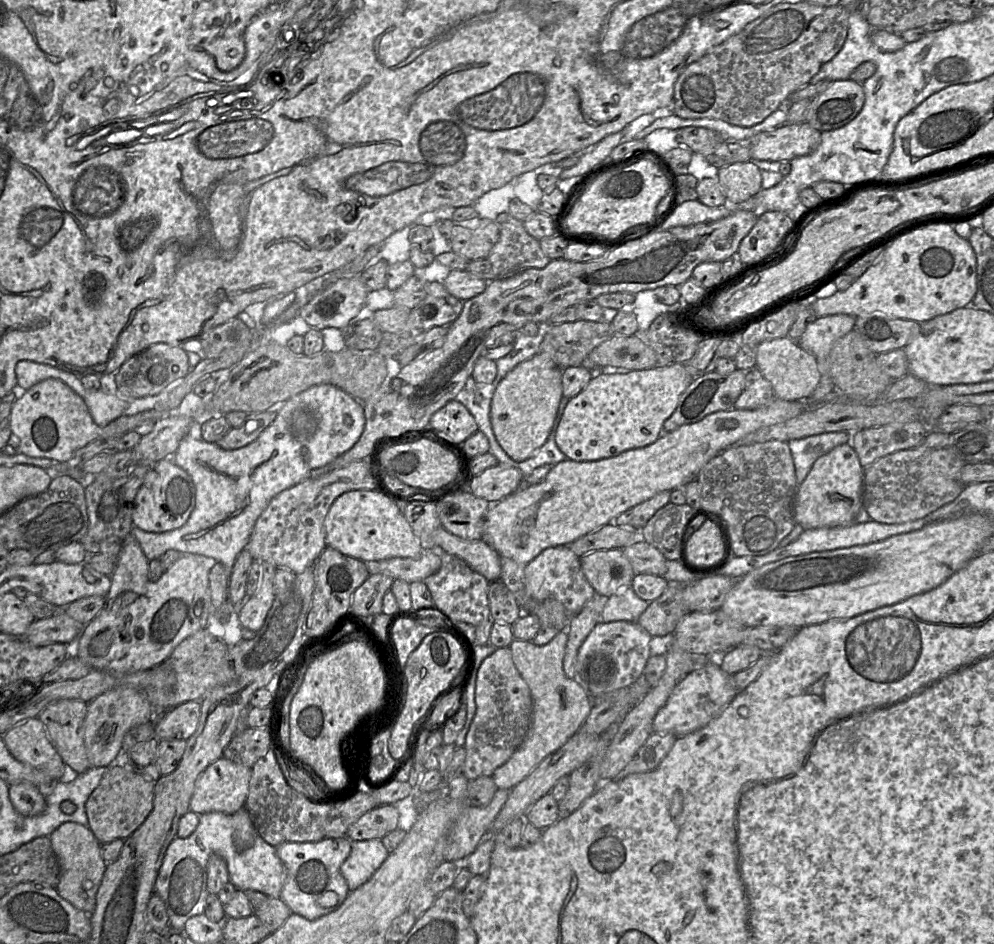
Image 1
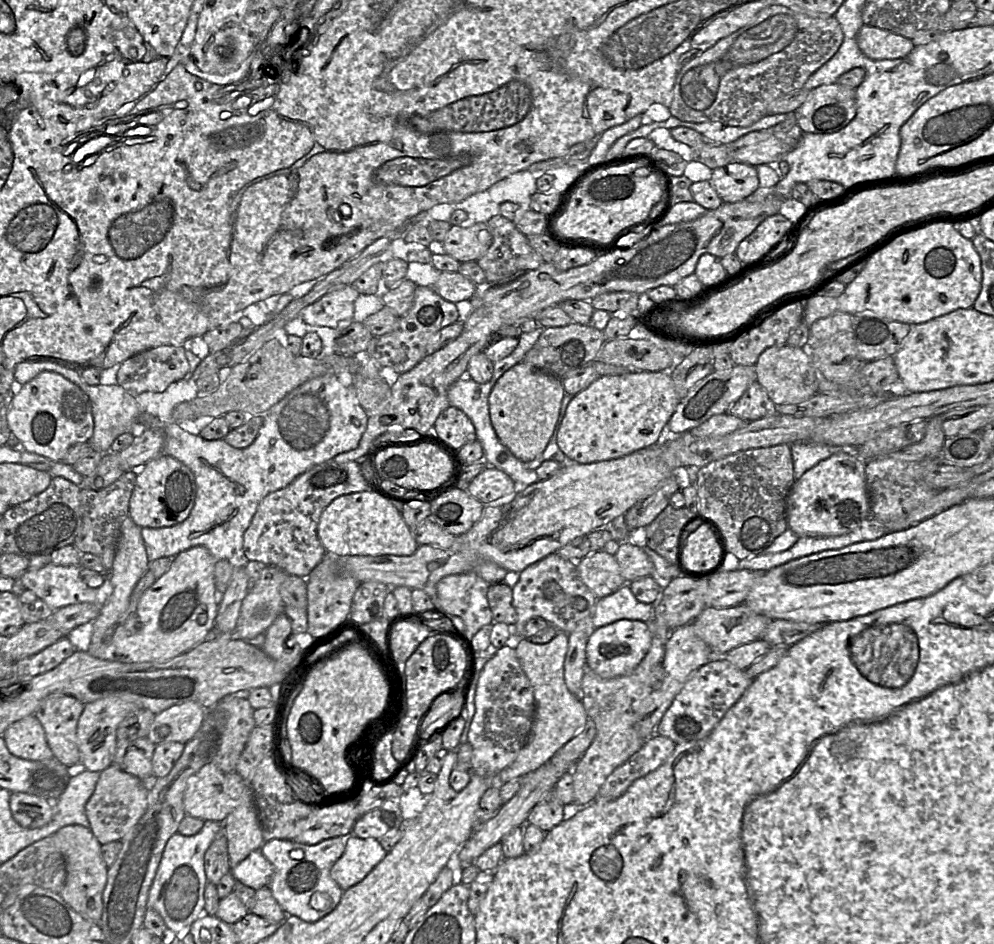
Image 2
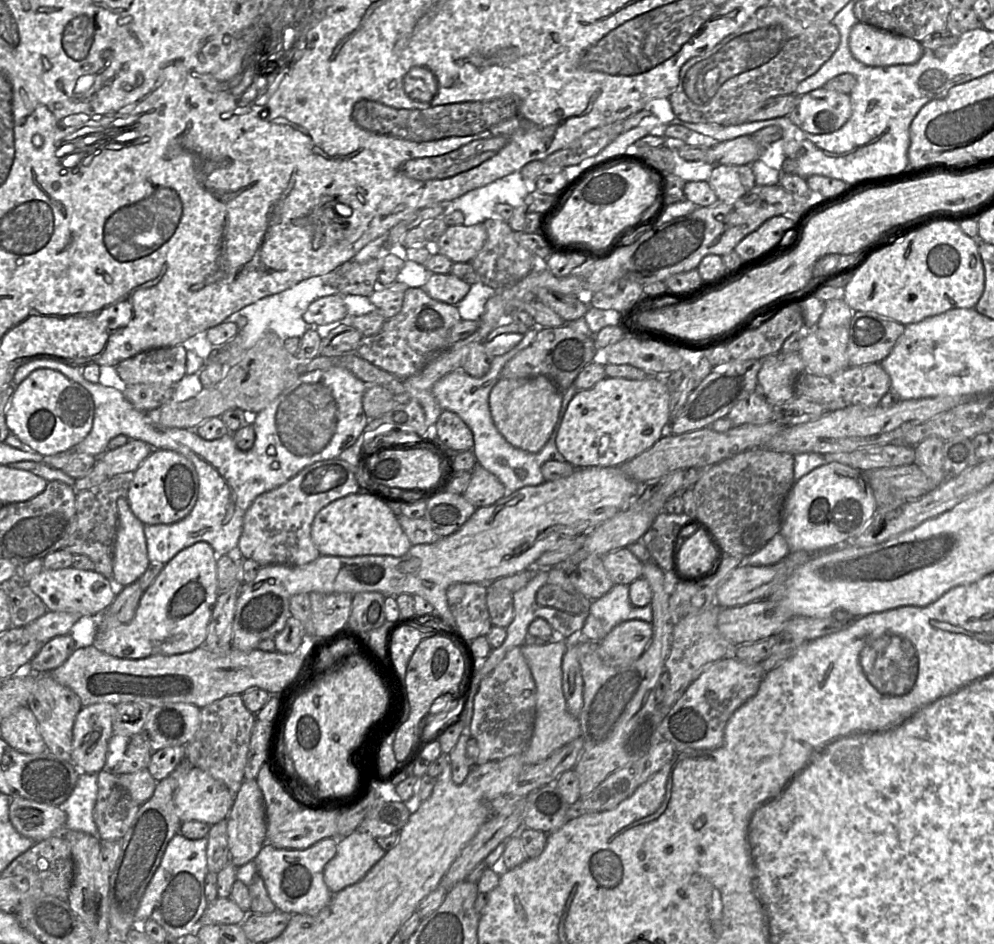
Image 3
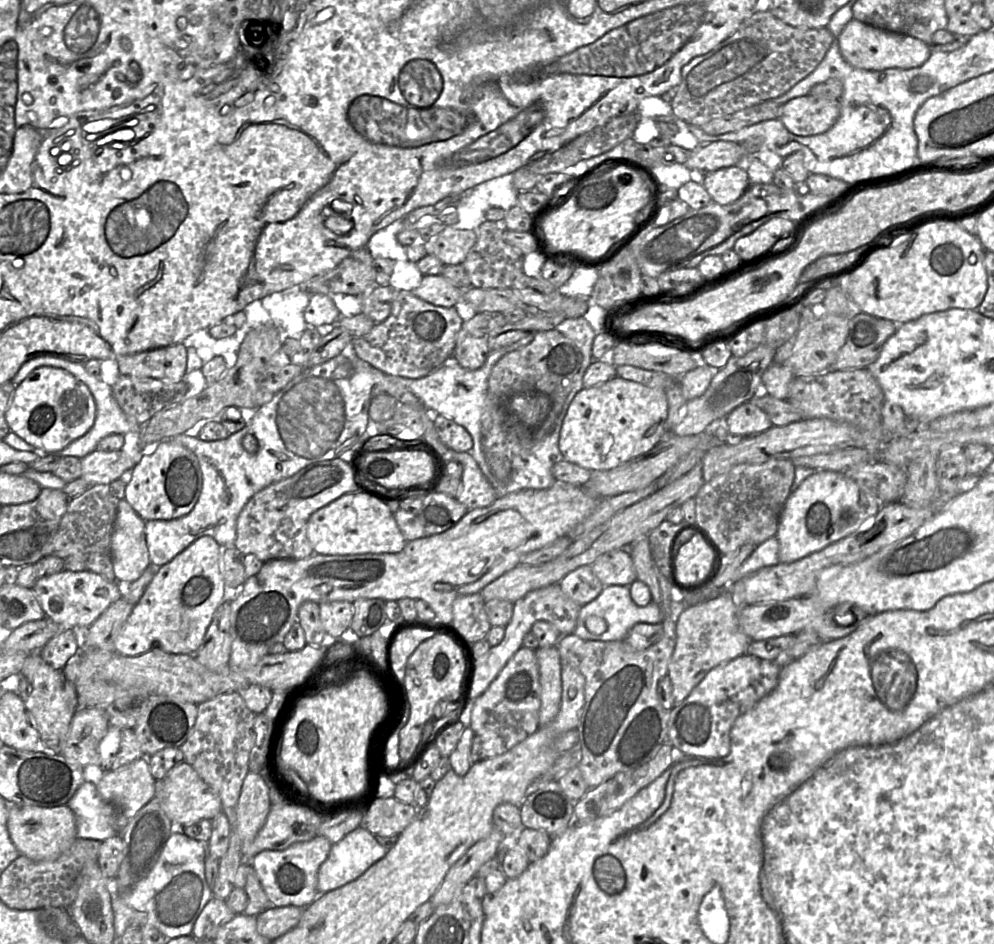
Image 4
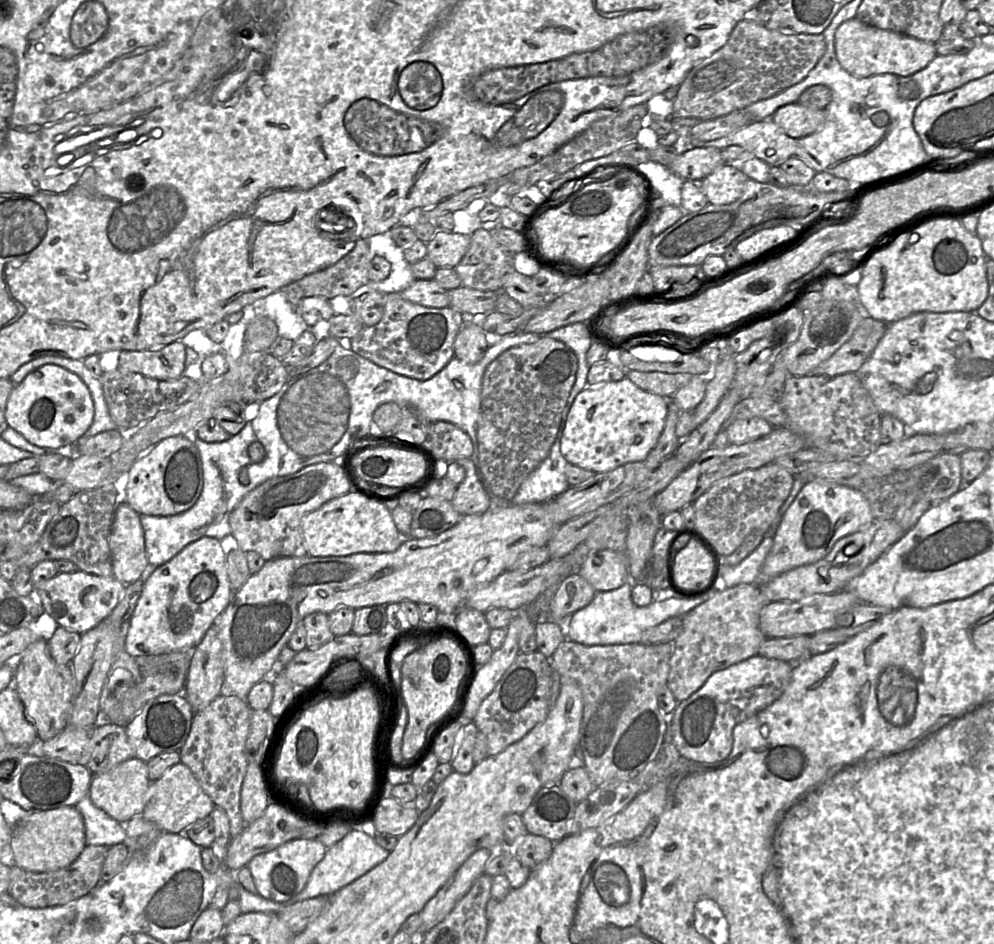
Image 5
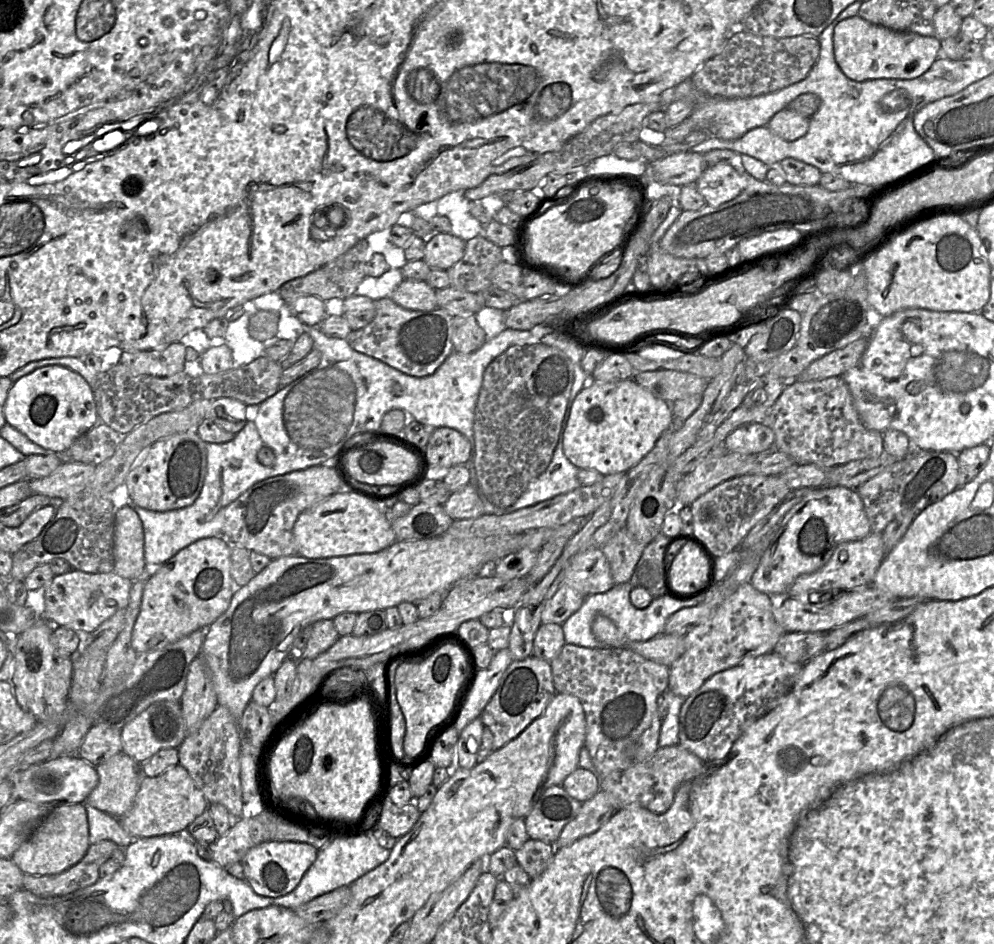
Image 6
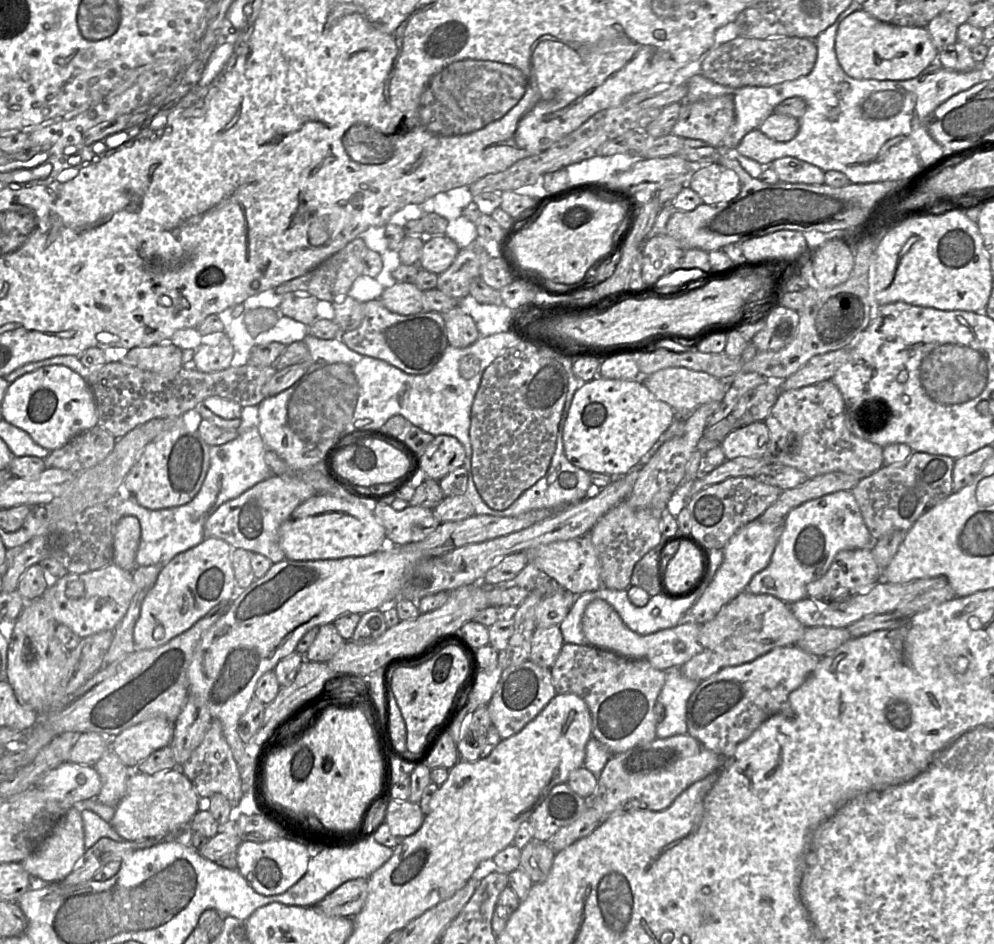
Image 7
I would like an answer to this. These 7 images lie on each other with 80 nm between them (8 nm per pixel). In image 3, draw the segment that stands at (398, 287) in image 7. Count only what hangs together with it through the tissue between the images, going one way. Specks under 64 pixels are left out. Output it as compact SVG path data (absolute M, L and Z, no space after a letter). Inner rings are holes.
M431 274L423 290L433 299L456 305L470 291L470 285L453 274Z

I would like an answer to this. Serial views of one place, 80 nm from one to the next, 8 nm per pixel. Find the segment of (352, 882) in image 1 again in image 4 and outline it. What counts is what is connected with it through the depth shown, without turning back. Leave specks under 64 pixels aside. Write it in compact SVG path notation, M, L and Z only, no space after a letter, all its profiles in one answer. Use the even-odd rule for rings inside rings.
M364 826L347 834L339 842L332 844L327 859L321 864L317 875L317 891L323 895L341 888L363 875L374 863L382 859L388 851L381 846L376 837Z

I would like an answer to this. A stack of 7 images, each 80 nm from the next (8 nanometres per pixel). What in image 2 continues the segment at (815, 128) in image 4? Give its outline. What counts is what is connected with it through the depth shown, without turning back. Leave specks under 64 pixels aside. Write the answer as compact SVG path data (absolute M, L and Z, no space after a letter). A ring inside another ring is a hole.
M837 83L814 88L795 111L803 133L837 132L847 126L856 113L856 89Z

